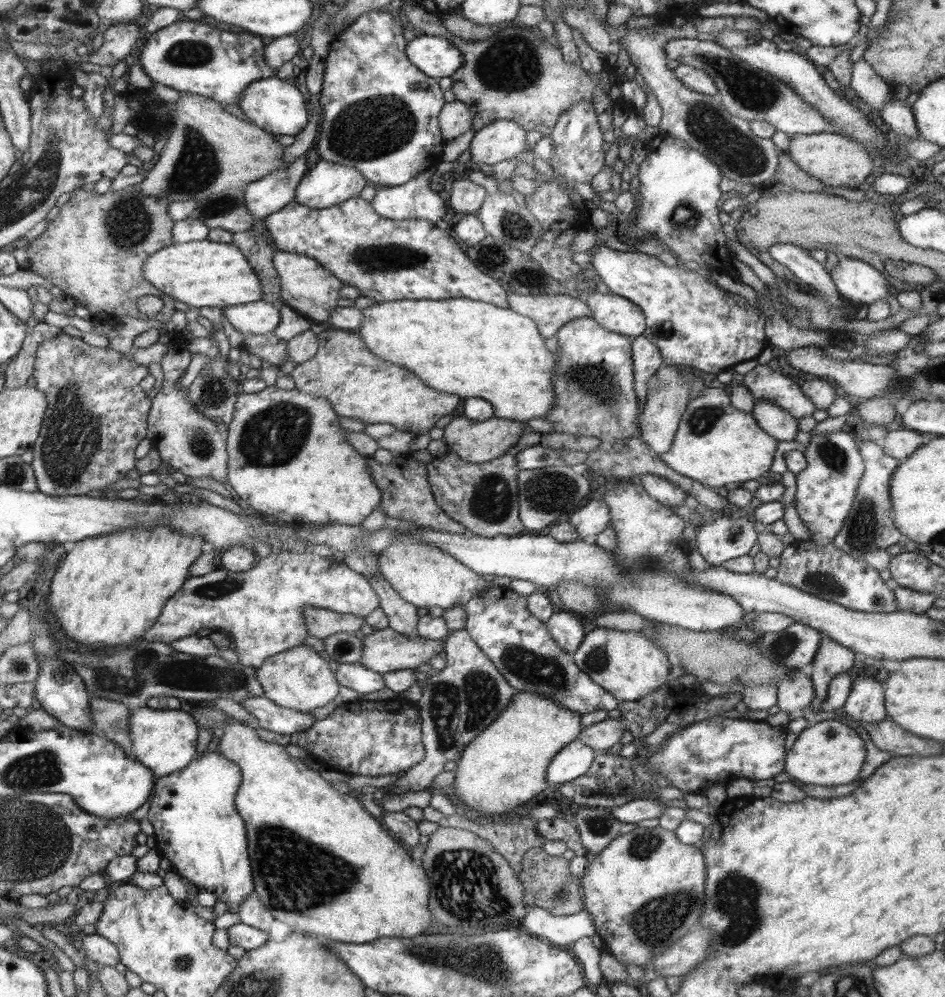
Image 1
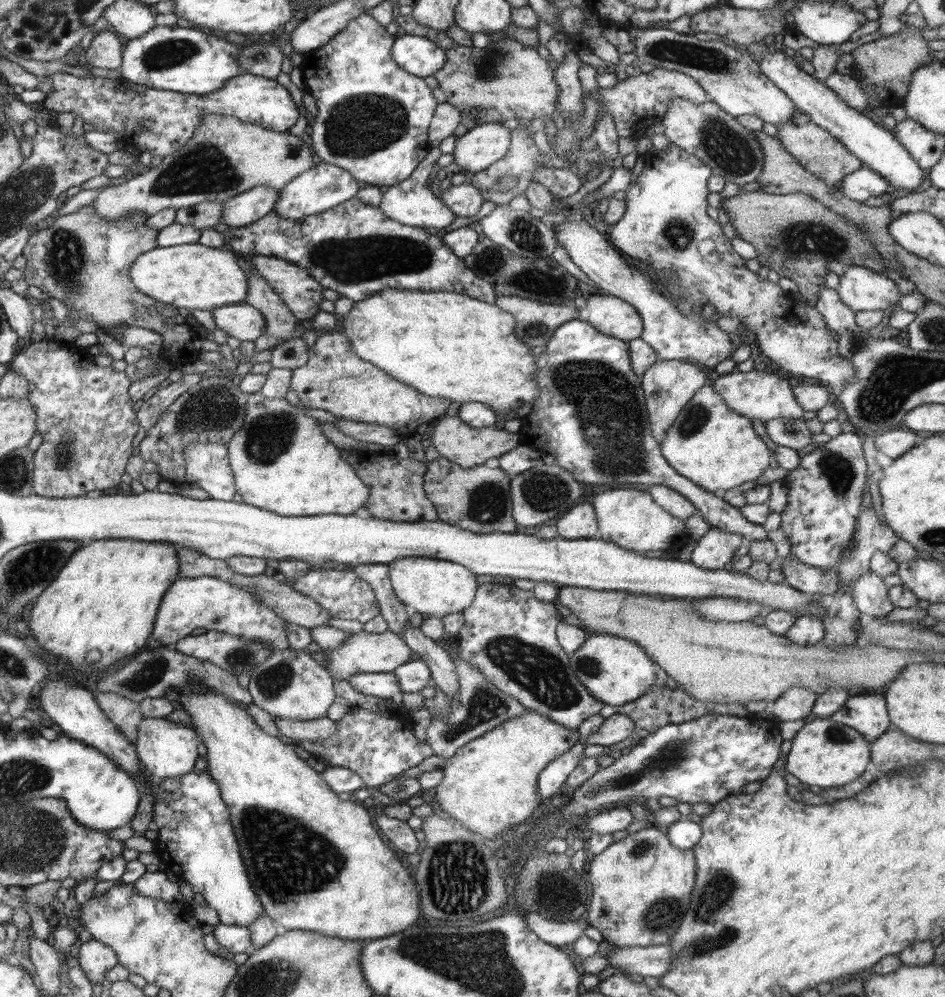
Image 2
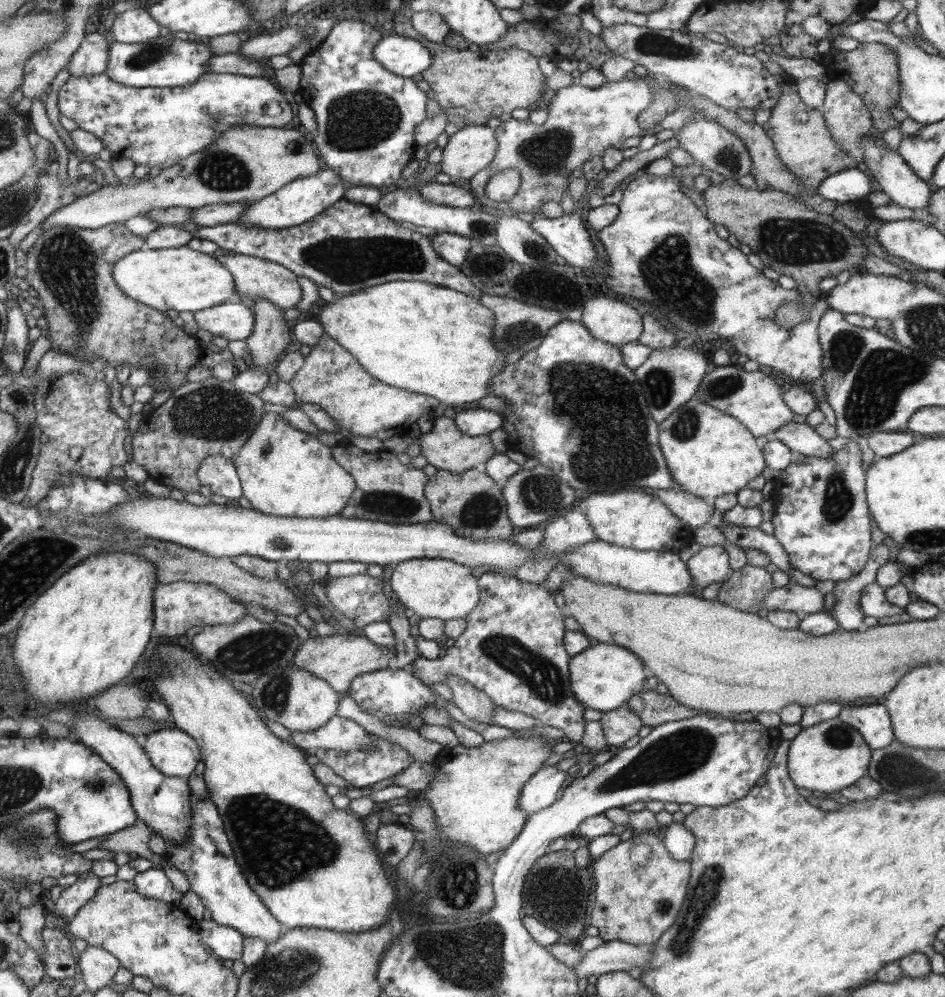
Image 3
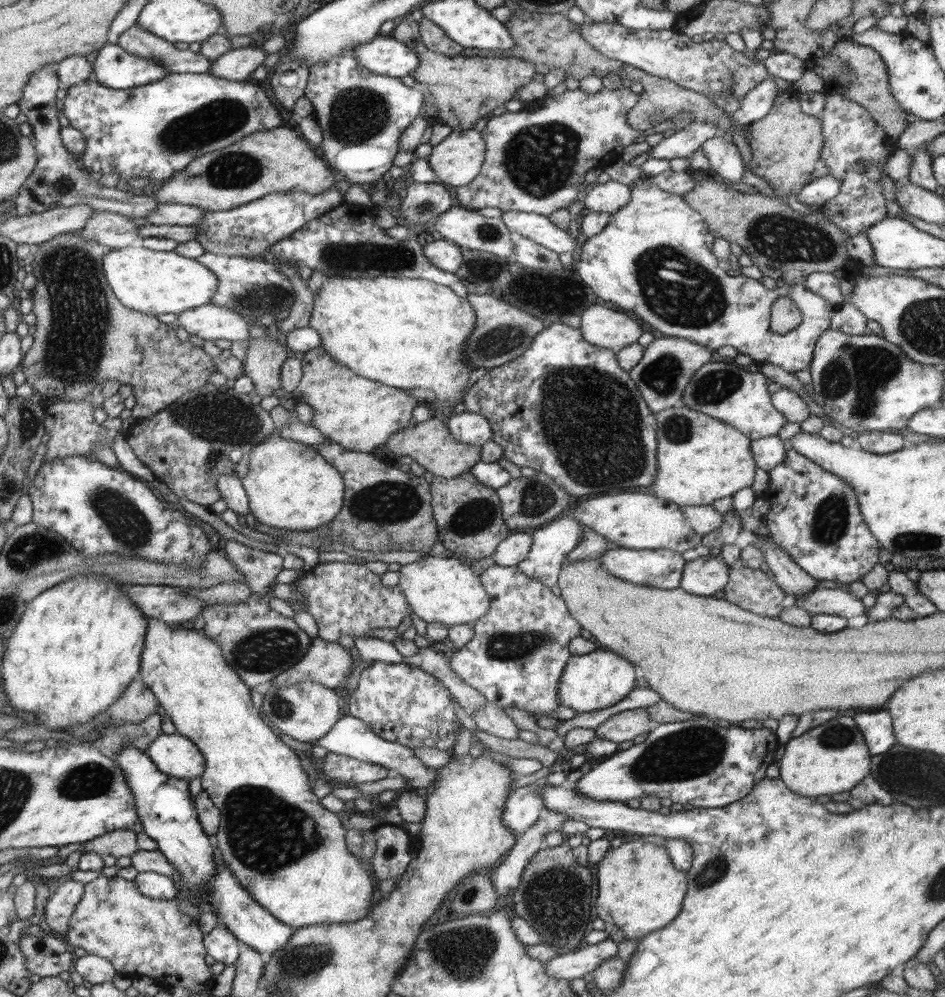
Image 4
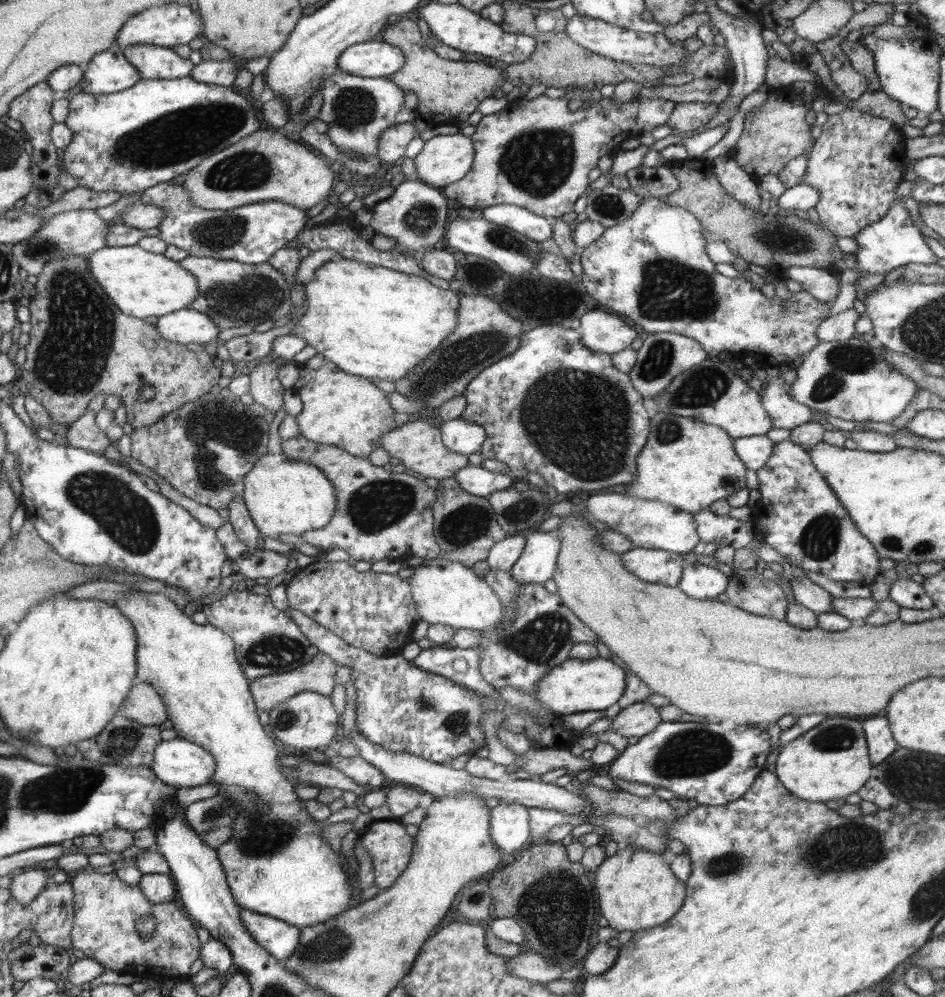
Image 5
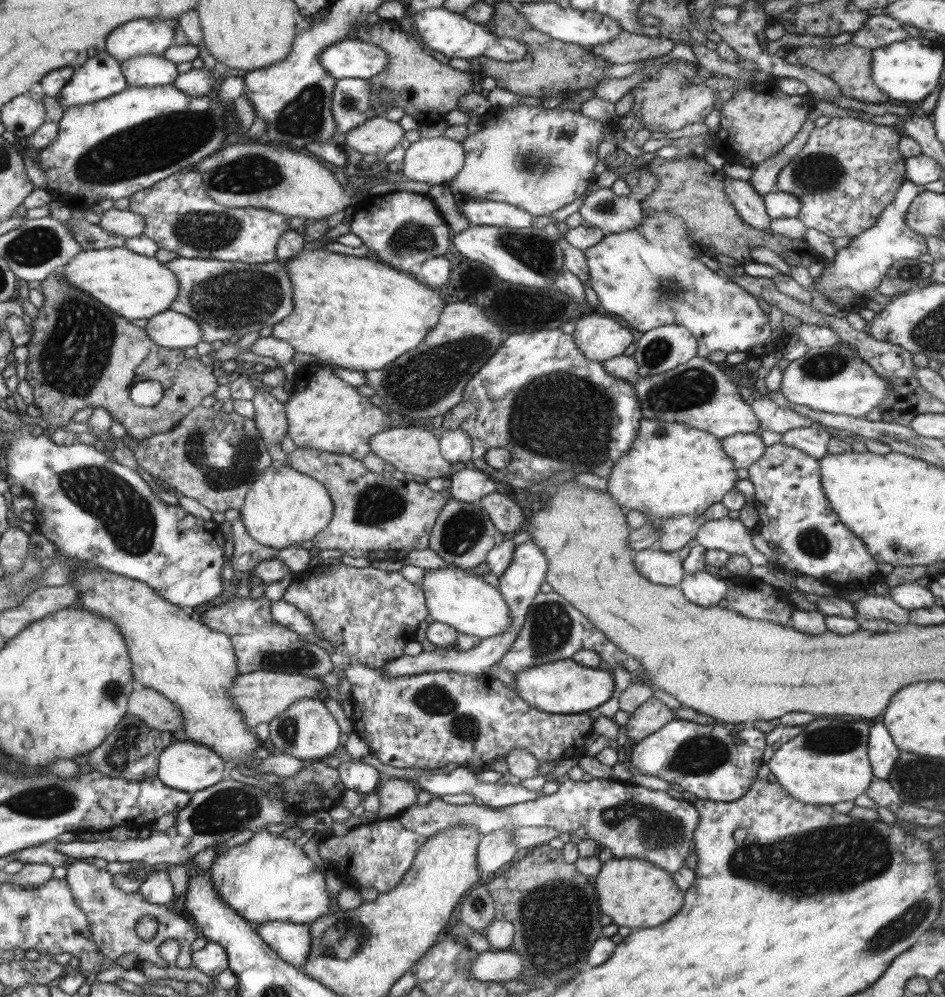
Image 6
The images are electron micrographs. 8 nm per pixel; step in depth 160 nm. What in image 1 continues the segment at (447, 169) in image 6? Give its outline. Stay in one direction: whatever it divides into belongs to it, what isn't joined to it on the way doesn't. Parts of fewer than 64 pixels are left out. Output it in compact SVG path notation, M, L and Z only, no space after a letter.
M512 120L493 122L475 132L469 145L470 164L479 169L483 164L498 164L526 151L526 132Z

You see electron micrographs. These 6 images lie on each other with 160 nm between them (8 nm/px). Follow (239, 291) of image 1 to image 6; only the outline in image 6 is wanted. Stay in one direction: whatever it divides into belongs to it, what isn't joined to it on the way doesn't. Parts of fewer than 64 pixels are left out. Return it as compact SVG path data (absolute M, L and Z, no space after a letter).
M125 247L80 252L66 267L59 270L59 275L66 279L68 285L90 295L114 314L130 321L156 317L170 309L170 305L181 293L177 275L166 264Z

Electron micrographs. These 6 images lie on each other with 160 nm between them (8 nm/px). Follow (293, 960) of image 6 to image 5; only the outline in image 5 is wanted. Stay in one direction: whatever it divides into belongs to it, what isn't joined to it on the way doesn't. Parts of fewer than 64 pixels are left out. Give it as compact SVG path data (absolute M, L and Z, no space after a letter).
M242 908L242 918L253 937L274 958L288 960L297 952L301 944L301 929L297 926L282 919L252 912L248 908Z

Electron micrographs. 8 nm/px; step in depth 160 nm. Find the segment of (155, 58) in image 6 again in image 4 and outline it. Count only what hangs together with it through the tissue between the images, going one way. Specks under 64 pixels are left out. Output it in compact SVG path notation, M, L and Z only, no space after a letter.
M138 22L119 36L118 44L130 54L153 60L174 74L204 74L209 72L210 65L213 64L203 54L192 50L182 52L171 42L166 42L138 26Z

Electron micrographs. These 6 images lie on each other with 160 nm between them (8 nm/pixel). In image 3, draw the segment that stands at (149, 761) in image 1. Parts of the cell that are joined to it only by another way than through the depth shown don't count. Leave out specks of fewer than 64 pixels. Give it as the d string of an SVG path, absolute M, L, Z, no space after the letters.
M165 729L138 736L150 762L162 774L174 778L190 778L201 760L197 740L179 729Z

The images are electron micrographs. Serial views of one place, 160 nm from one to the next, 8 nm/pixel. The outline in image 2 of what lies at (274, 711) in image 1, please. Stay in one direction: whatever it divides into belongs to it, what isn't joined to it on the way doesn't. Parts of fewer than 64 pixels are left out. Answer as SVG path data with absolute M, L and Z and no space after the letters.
M327 716L316 721L290 721L286 718L274 717L274 721L281 735L300 741L322 741L334 737L337 721Z

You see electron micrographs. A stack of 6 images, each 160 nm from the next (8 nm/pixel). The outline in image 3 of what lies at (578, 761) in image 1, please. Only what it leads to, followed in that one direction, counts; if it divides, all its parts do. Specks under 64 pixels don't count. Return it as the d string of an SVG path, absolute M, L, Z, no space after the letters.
M558 764L538 770L538 772L536 772L536 774L534 774L534 776L532 776L532 778L530 778L530 780L528 780L528 782L522 787L518 804L519 808L526 812L528 816L550 806L556 798L558 798L560 788L568 783L567 772L558 770L557 765Z

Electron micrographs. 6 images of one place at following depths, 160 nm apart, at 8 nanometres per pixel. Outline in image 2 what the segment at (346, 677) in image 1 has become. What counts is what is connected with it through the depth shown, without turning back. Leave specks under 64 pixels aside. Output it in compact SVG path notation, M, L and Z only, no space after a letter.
M394 673L355 674L348 680L360 694L382 699L401 699L403 690Z

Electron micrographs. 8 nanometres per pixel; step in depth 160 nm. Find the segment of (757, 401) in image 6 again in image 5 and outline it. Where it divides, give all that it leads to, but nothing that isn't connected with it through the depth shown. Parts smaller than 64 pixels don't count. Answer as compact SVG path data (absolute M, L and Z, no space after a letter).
M777 368L767 371L766 386L761 393L761 403L772 419L772 426L792 430L815 420L816 414L811 408L792 400L782 387L783 379Z

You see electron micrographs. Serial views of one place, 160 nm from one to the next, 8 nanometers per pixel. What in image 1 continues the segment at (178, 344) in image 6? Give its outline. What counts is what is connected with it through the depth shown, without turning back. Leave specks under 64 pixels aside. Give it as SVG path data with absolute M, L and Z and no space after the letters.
M265 301L223 308L228 322L243 334L268 334L281 322L280 308Z

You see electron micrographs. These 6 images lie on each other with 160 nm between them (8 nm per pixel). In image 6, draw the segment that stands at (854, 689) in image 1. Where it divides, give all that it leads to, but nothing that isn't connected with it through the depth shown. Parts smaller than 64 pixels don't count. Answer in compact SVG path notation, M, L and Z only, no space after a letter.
M883 723L872 724L868 734L867 753L874 777L887 780L898 761L900 750L892 742Z

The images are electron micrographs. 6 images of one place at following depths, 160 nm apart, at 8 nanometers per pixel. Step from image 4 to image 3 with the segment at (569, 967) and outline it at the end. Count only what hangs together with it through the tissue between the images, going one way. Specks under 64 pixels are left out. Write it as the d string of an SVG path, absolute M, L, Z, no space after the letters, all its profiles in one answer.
M620 940L603 941L591 951L586 951L583 959L573 966L578 979L588 979L590 976L600 977L610 972L627 972L632 966L642 968L653 959L652 950L644 952L640 945L620 942Z

